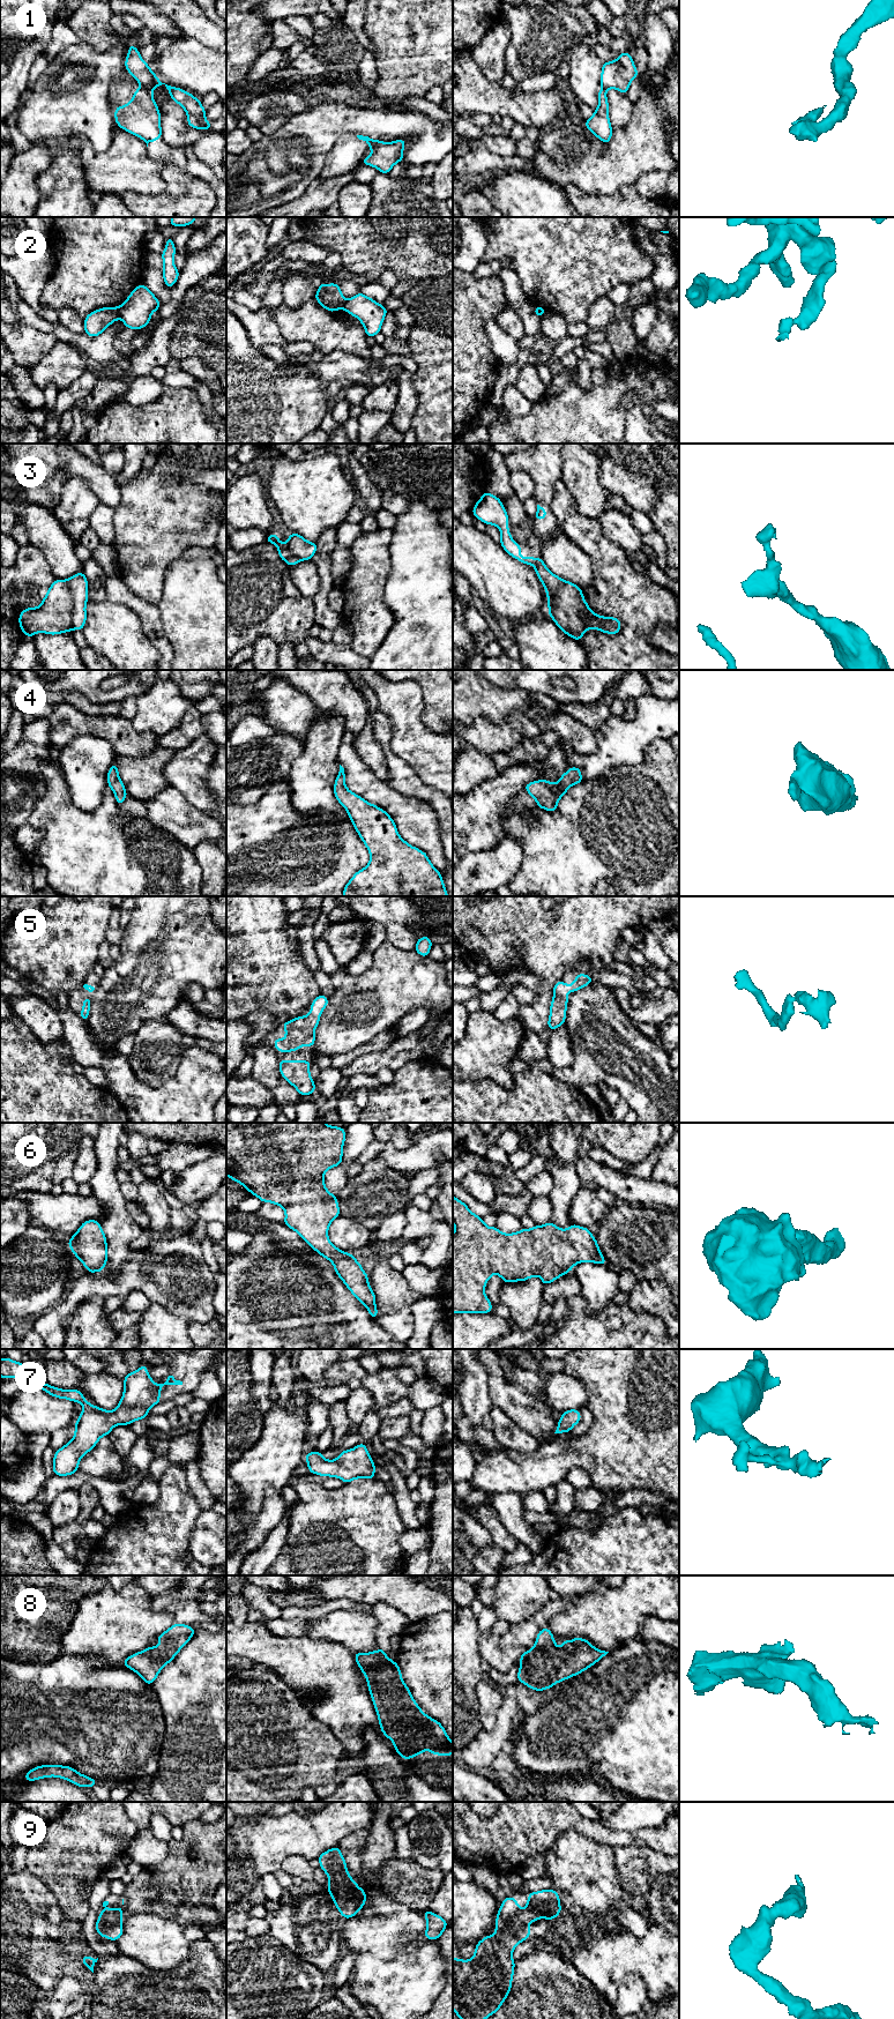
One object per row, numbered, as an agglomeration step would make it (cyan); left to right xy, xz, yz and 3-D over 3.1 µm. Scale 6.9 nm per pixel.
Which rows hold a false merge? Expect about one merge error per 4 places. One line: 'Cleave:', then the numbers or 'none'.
Cleave: 1, 2, 3

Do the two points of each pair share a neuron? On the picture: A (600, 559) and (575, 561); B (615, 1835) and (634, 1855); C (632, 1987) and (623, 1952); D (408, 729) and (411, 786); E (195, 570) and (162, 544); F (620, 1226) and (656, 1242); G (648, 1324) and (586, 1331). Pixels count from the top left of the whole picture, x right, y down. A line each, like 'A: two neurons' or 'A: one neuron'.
A: two neurons
B: two neurons
C: two neurons
D: two neurons
E: two neurons
F: one neuron
G: one neuron

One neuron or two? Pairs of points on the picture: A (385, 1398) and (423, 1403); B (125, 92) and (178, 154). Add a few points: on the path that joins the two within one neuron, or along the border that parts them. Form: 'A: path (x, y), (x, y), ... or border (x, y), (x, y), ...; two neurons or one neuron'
A: path (394, 1392), (411, 1392), (414, 1394); one neuron
B: path (135, 110), (153, 138), (161, 146); one neuron

